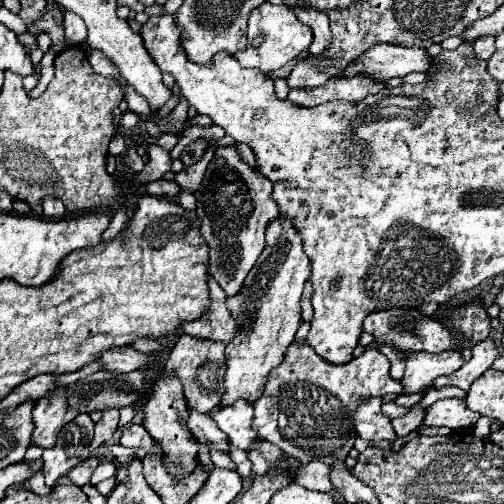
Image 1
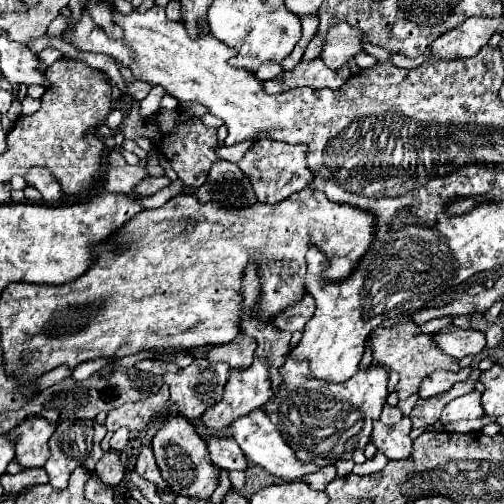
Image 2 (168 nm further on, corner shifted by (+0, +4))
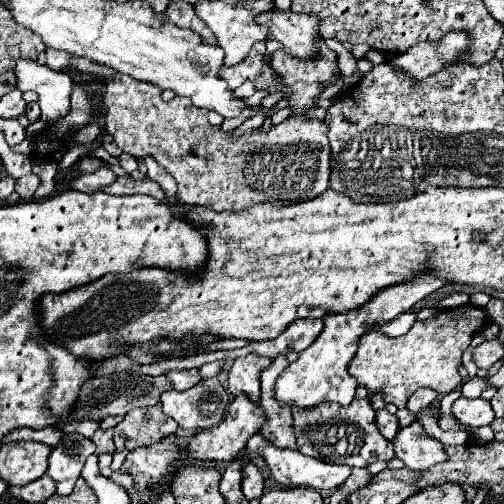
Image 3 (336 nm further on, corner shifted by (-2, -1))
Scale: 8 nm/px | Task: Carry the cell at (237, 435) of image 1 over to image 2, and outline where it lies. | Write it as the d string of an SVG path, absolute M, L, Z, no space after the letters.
M255 409L243 417L237 417L231 425L229 425L229 433L231 437L239 443L241 451L245 453L245 457L255 463L265 467L271 475L281 477L283 481L293 481L295 477L301 477L305 473L317 471L315 465L307 465L307 463L299 463L291 451L291 447L287 447L287 443L283 443L283 437L279 433L279 429L275 429L275 425L269 421L269 417L265 415L263 409Z

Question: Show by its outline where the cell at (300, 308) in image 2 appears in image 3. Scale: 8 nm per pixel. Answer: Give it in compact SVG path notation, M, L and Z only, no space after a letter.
M317 318L317 320L295 320L281 336L277 336L273 340L263 340L263 342L251 342L249 346L237 350L237 354L239 356L259 354L259 356L275 358L275 356L287 354L291 350L303 352L305 348L309 348L317 340L321 330L323 330L321 318Z

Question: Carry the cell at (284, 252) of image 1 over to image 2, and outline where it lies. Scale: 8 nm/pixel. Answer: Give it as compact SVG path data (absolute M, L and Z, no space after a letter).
M255 357L253 363L245 369L231 369L229 371L229 381L225 385L225 393L223 399L219 403L215 403L213 407L209 407L201 419L207 427L215 429L215 431L223 431L229 427L229 423L233 419L237 419L239 415L247 415L249 411L263 407L263 403L267 403L273 397L273 389L271 389L271 381L269 381L269 363L263 357Z

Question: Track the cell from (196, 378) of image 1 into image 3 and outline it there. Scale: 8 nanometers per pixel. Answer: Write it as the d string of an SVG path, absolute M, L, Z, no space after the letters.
M207 378L185 392L165 392L161 404L163 412L173 418L179 428L209 430L223 420L229 394L217 378Z

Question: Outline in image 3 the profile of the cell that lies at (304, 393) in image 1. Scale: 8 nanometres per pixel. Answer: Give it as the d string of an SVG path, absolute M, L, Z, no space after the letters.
M353 400L347 408L341 408L339 404L321 404L321 408L309 408L309 412L293 412L293 420L299 450L305 456L357 468L369 466L377 460L391 460L395 456L393 444L385 440L375 426L375 410L369 400Z

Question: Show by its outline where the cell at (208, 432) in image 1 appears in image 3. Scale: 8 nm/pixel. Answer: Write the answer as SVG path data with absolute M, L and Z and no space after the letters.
M251 462L243 468L243 494L247 500L263 496L263 476Z

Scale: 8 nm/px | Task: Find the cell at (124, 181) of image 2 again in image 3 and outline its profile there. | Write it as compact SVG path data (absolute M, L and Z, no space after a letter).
M99 168L97 172L93 174L79 174L79 176L73 176L69 180L69 188L73 190L79 190L79 192L87 192L87 194L93 194L97 190L101 190L103 186L111 184L117 176L109 170L109 168Z

